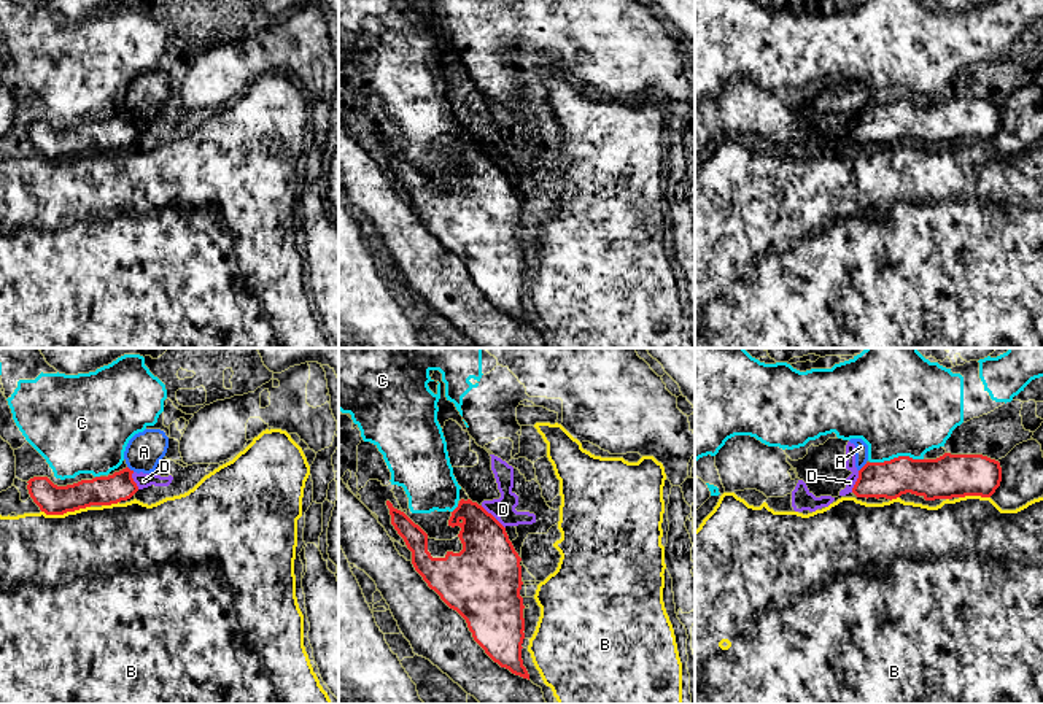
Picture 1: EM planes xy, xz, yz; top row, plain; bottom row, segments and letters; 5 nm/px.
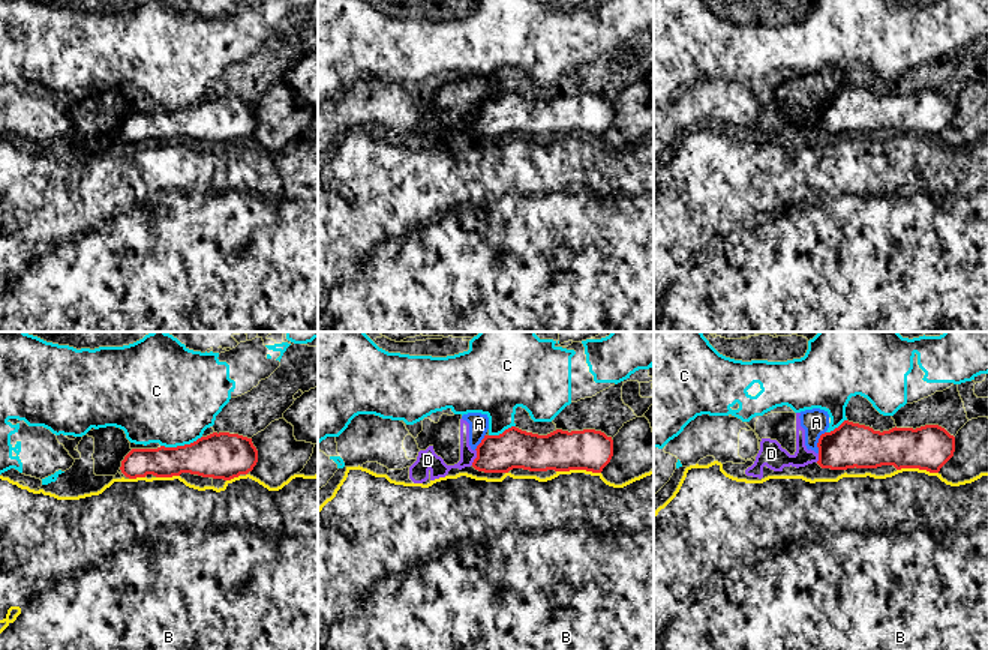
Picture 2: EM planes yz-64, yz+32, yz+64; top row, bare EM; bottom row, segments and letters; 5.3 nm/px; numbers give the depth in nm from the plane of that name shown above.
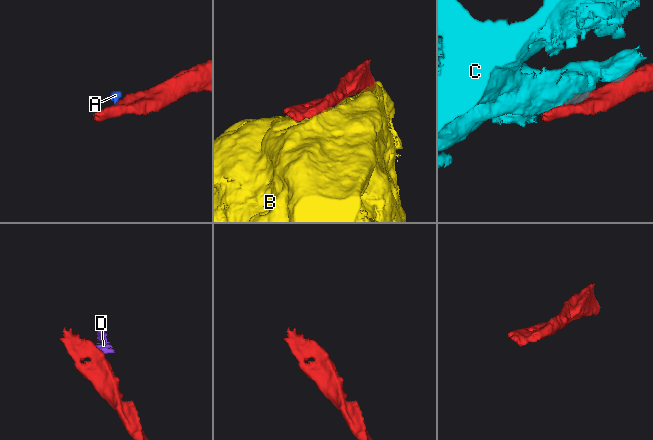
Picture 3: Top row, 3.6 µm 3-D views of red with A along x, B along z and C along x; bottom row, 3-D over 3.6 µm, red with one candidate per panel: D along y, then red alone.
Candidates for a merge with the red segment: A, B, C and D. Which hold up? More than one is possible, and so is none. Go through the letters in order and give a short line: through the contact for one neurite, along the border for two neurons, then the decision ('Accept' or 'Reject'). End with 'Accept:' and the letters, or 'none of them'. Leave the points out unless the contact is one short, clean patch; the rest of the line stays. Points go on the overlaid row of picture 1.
A: Line: yz (867, 463), (859, 471). Reject
B: Reject
C: Reject
D: Line: xz (480, 506), (504, 528). Reject
Accept: none of them

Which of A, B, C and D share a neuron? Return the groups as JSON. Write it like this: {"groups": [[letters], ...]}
{"groups": [["A", "D"], ["B"], ["C"]]}

